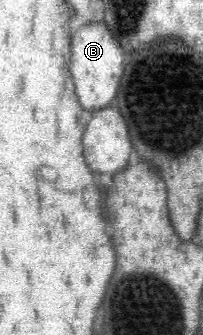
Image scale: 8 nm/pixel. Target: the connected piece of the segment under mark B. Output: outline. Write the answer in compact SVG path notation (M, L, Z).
M103 23L79 26L77 33L72 33L69 72L75 84L79 104L87 117L92 112L109 106L113 101L119 89L119 79L123 75L123 51Z

